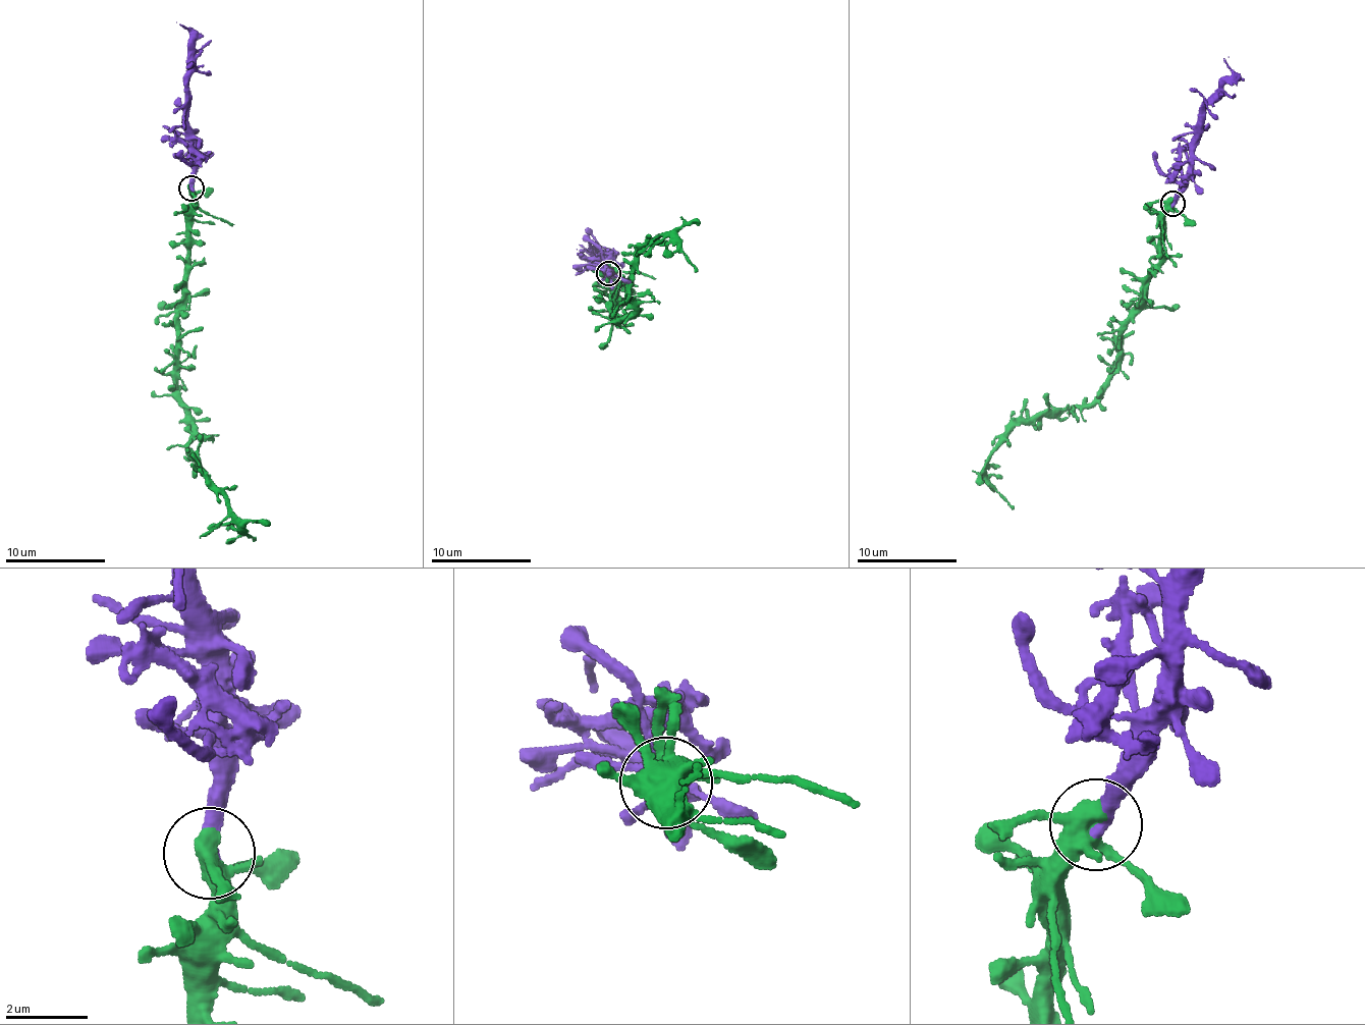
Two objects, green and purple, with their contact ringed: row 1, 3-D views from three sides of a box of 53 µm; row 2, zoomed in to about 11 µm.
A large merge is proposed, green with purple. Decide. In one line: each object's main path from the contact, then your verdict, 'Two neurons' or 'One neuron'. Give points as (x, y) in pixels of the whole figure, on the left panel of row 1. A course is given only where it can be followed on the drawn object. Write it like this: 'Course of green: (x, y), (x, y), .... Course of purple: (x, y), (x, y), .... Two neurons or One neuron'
Course of green: (190, 187), (179, 403), (203, 475), (225, 500), (237, 531), (254, 541). Course of purple: (190, 187), (185, 83), (190, 33), (176, 22). One neuron

